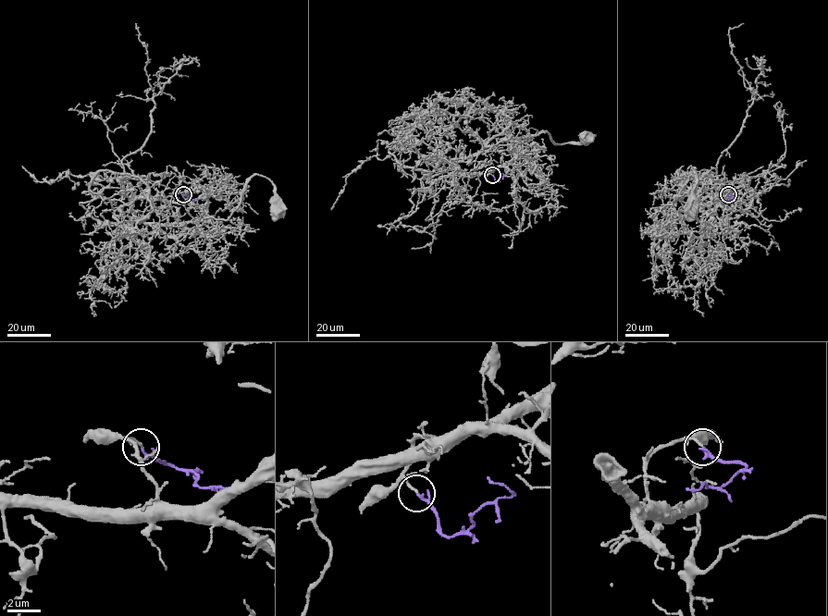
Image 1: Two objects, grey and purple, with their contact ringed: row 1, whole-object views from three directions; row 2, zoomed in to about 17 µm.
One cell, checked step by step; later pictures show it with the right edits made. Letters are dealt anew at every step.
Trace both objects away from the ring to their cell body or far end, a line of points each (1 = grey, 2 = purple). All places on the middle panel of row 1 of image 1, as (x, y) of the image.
1: (491, 175), (494, 167), (463, 173), (439, 162), (462, 161), (540, 132), (555, 143), (580, 143), (586, 138)
2: (491, 175), (497, 180), (504, 175), (501, 173)

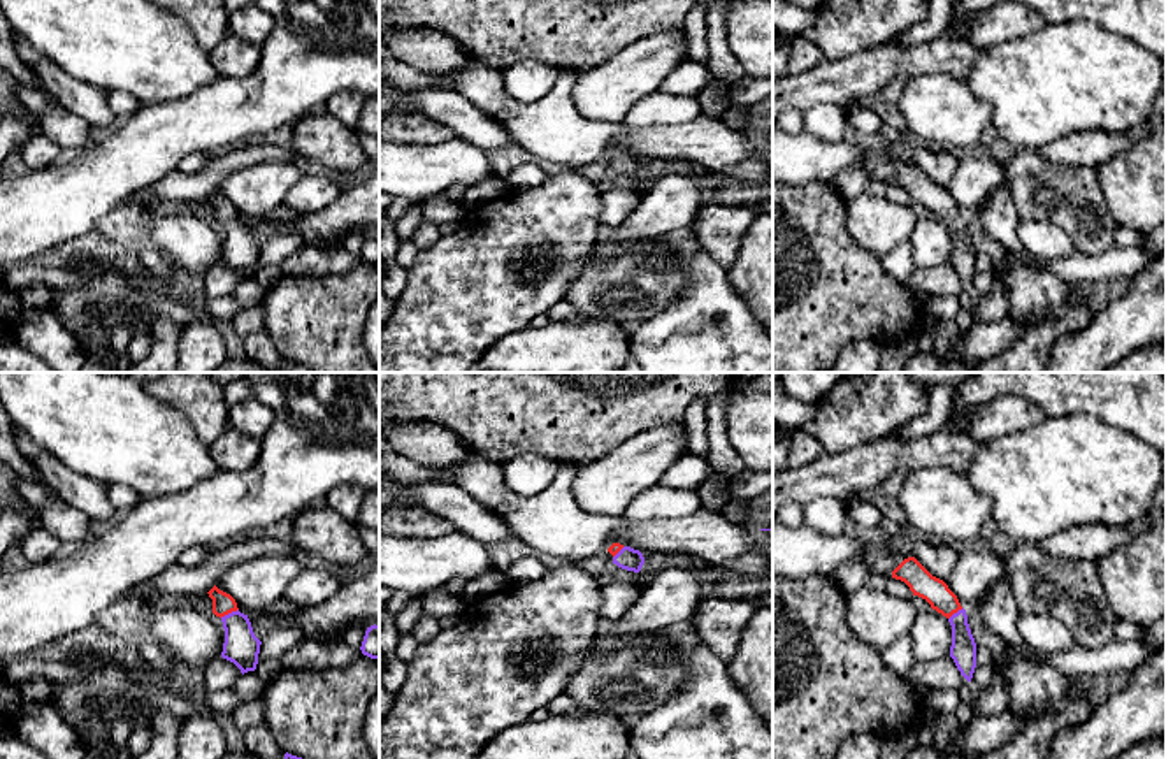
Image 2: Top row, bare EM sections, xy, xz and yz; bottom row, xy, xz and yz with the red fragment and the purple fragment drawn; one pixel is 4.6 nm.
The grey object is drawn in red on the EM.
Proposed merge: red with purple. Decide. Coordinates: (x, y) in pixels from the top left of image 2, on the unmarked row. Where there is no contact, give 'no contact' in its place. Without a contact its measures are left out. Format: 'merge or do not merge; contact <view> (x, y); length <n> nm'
merge; contact xy (229, 218); length 100 nm

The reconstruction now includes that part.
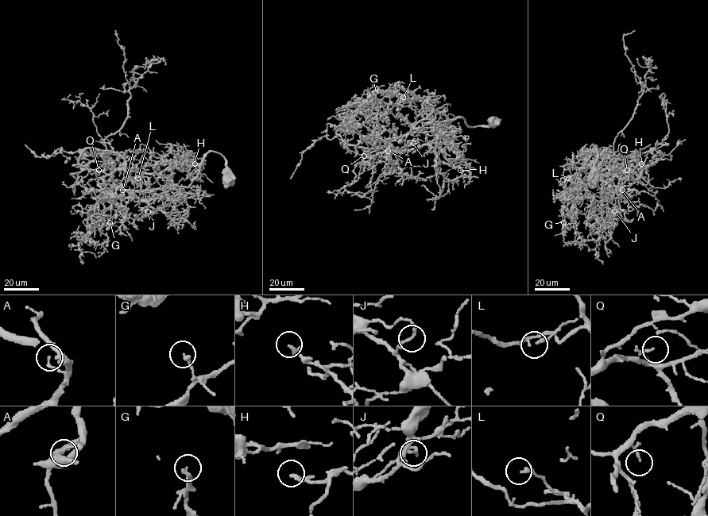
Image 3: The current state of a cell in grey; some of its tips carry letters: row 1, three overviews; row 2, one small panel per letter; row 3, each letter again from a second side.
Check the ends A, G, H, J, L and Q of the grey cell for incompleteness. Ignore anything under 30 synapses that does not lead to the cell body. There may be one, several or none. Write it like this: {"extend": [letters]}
{"extend": []}

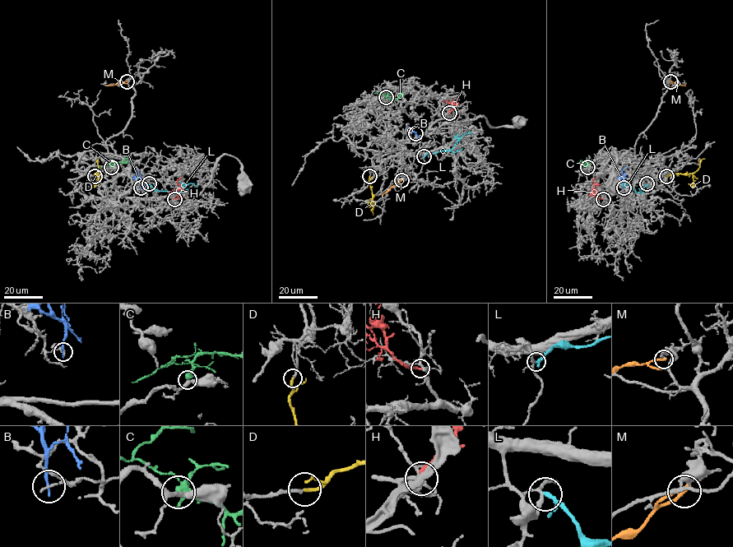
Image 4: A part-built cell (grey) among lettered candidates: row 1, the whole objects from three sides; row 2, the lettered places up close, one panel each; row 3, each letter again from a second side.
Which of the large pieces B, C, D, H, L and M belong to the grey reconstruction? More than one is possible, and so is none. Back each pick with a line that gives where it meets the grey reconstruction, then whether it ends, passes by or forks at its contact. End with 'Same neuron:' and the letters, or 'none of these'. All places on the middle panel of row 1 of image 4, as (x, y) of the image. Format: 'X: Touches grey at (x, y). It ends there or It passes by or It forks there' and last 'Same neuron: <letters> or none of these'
C: Touches grey at (386, 97). It ends there
D: Touches grey at (369, 176). It ends there
H: Touches grey at (449, 113). It ends there
Same neuron: C, D, H

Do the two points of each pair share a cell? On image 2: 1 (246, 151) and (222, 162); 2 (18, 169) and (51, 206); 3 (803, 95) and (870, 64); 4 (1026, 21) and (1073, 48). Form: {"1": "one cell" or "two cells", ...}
{"1": "one cell", "2": "two cells", "3": "one cell", "4": "two cells"}

